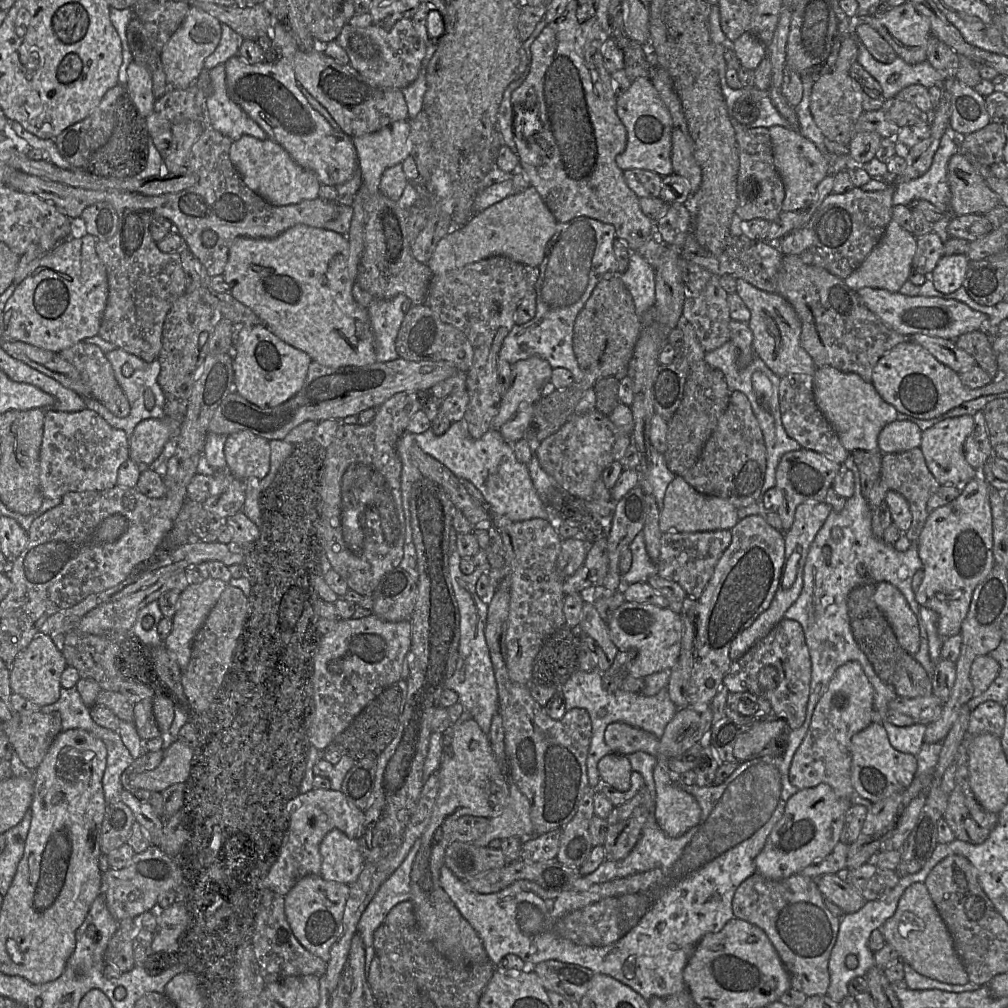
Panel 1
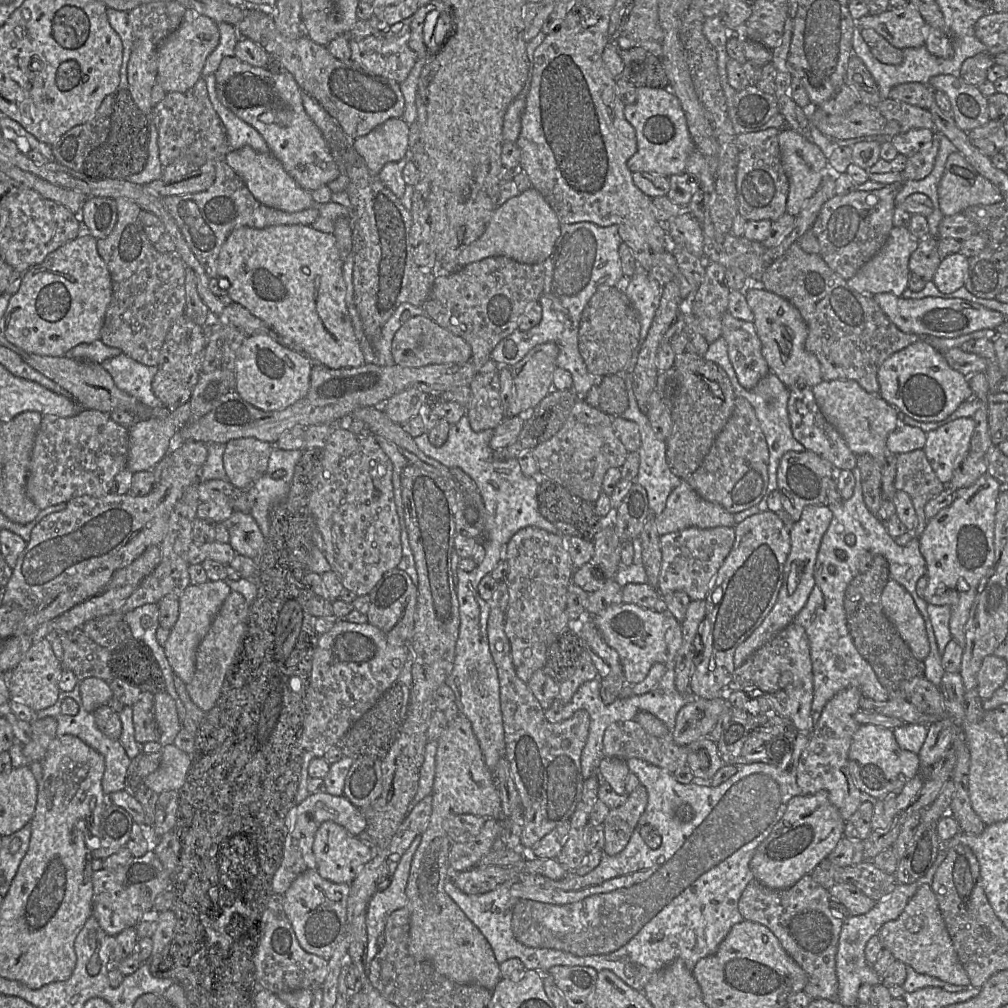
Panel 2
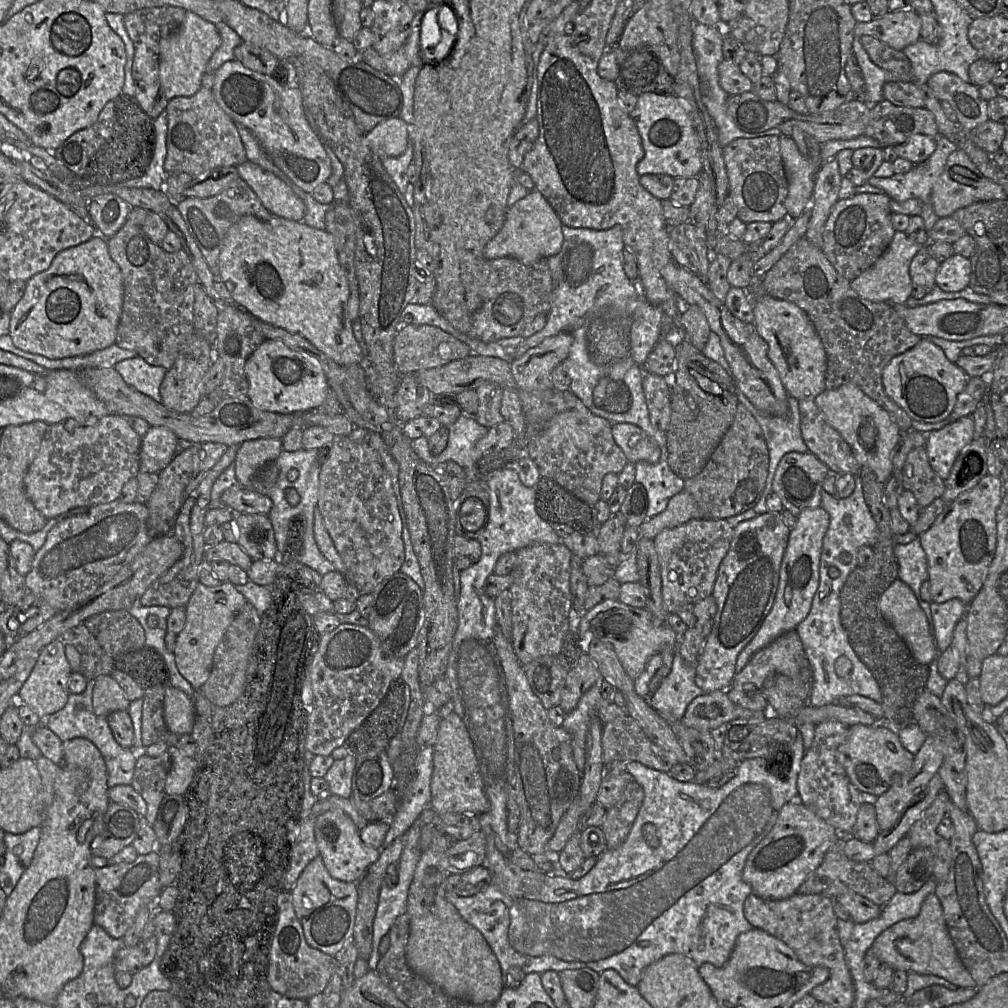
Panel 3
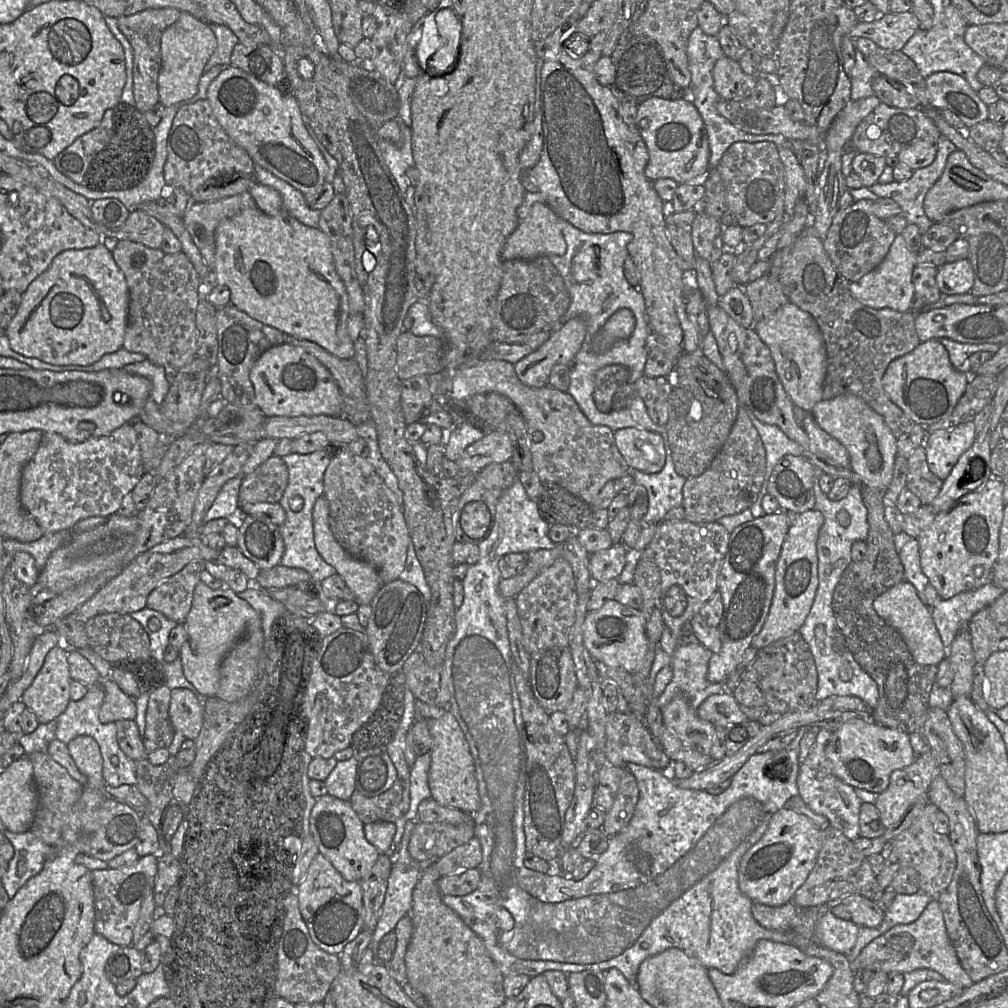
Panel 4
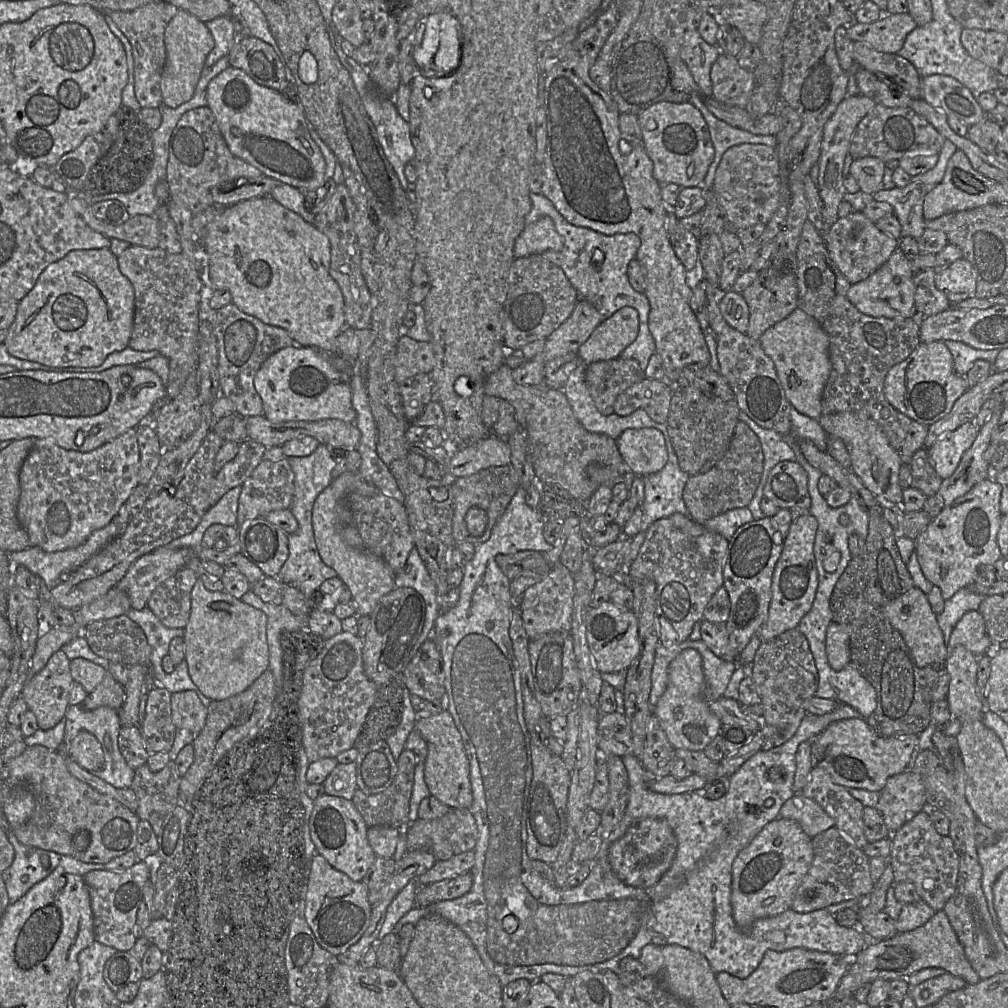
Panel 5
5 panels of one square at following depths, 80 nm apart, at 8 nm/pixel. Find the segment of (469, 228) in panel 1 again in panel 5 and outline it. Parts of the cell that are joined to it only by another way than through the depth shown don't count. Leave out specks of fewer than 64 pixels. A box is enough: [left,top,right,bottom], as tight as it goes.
[514,217,564,258]

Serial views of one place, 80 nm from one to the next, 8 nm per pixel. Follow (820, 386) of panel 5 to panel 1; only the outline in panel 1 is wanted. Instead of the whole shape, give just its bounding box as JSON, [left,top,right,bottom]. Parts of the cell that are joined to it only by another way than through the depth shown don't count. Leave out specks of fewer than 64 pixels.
[736,279,817,378]

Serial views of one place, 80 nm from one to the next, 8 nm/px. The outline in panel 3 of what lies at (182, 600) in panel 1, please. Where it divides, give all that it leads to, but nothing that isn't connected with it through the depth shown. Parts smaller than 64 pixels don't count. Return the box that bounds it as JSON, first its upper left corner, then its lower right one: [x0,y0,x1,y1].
[173,581,247,692]

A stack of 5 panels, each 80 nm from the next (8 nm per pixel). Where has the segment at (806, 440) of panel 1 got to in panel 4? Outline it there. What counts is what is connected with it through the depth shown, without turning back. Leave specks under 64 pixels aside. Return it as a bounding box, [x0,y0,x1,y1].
[802,414,850,468]

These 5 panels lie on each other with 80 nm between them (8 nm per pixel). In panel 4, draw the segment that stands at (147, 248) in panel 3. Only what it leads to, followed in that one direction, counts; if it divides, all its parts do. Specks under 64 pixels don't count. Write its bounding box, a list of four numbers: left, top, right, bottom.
[112,240,205,383]

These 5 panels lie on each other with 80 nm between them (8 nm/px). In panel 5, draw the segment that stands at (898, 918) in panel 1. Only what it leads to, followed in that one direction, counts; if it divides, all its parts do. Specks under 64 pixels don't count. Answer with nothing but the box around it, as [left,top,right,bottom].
[834,910,981,998]

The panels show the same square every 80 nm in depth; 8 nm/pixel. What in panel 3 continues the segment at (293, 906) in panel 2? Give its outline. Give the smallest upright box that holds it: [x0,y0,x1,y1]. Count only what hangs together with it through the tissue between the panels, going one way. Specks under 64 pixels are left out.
[290,856,358,957]

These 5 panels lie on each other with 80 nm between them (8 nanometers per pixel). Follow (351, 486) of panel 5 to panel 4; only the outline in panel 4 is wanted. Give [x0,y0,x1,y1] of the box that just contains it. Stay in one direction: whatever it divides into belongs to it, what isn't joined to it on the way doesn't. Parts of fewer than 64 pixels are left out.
[313,495,383,605]

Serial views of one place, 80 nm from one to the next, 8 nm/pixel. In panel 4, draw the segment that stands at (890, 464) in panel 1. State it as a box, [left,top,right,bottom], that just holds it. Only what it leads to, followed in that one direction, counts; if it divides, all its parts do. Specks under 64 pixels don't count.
[907,446,944,505]

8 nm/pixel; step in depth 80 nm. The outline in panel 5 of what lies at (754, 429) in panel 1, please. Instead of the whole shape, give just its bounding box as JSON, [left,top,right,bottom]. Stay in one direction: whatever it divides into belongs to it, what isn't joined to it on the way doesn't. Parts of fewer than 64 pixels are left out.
[683,420,764,524]

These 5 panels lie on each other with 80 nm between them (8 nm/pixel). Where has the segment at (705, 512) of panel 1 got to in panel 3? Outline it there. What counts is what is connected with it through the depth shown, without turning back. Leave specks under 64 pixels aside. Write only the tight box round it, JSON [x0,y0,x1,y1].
[640,489,702,539]

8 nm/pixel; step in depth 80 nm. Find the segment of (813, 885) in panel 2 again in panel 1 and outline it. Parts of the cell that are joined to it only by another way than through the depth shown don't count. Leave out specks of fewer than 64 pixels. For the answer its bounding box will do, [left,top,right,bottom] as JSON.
[732,872,840,996]

